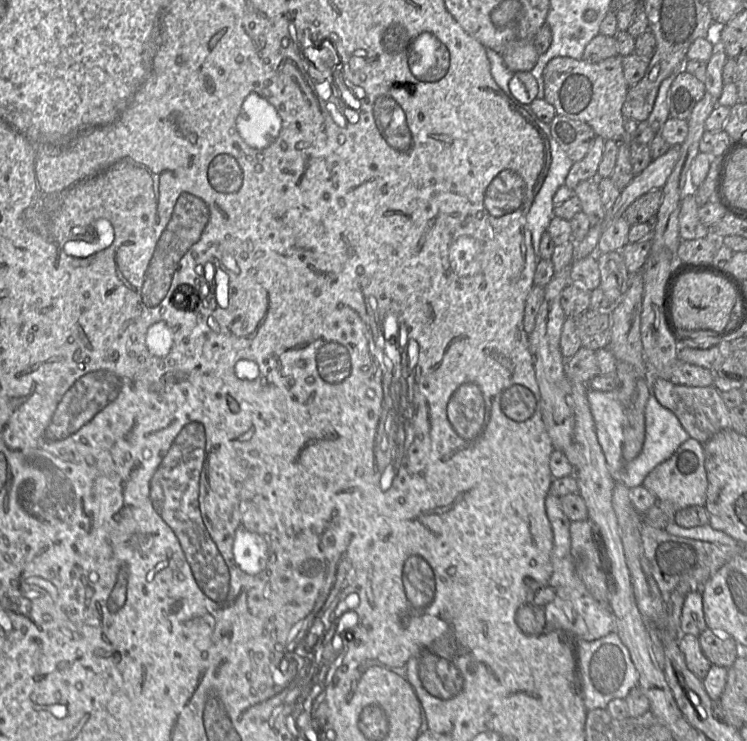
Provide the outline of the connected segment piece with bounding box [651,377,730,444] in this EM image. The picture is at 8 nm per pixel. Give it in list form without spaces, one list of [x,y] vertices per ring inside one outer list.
[[[651,377],[651,391],[658,402],[678,418],[689,436],[702,444],[717,432],[730,428],[729,408],[714,385],[691,387],[674,384],[661,377]]]

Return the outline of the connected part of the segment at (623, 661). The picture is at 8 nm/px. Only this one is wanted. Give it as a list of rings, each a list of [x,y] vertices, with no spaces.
[[[615,632],[593,641],[576,641],[576,667],[584,705],[588,711],[605,709],[608,703],[622,698],[638,686],[639,675],[627,647]]]

